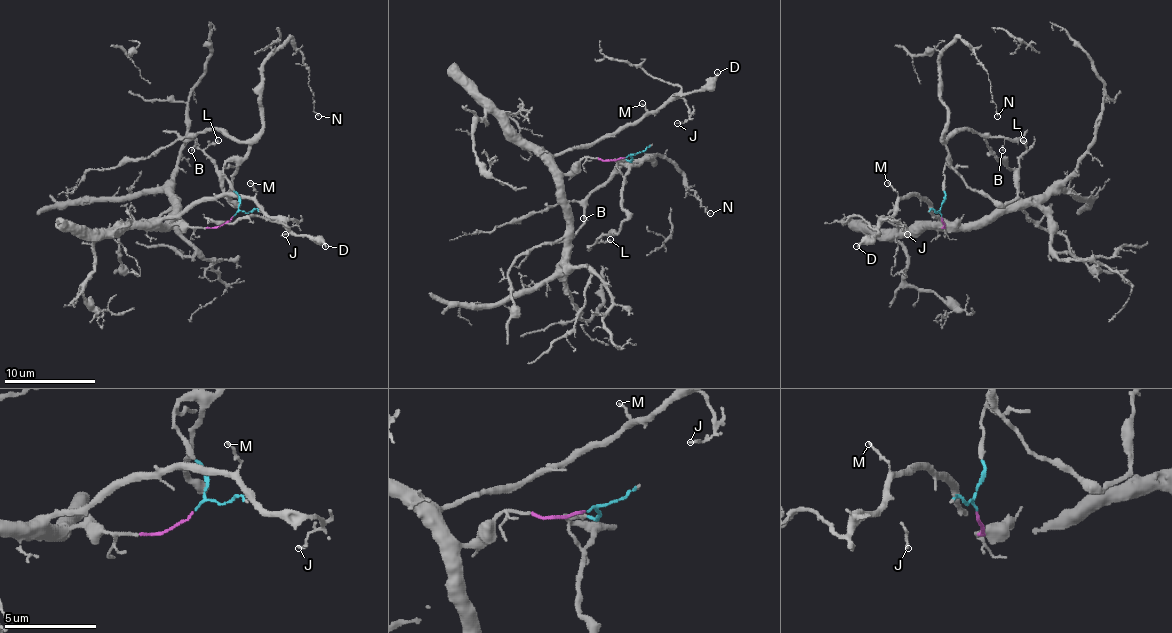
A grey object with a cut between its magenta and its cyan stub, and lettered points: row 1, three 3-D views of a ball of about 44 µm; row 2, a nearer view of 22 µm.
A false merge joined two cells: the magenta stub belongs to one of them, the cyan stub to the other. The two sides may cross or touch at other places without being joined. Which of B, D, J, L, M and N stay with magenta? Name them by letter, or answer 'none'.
D, J, M

